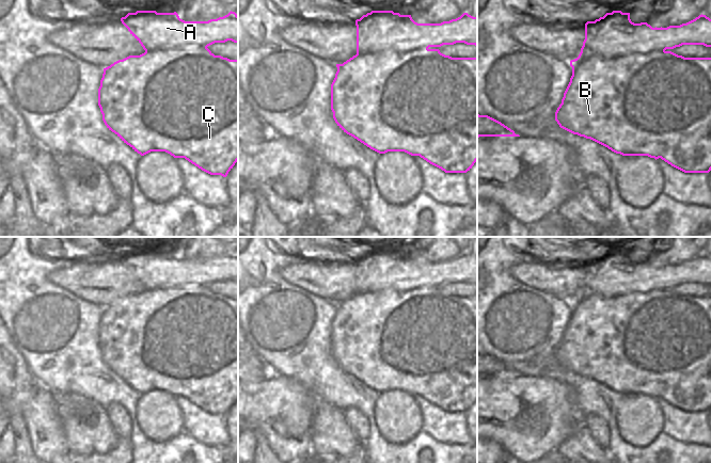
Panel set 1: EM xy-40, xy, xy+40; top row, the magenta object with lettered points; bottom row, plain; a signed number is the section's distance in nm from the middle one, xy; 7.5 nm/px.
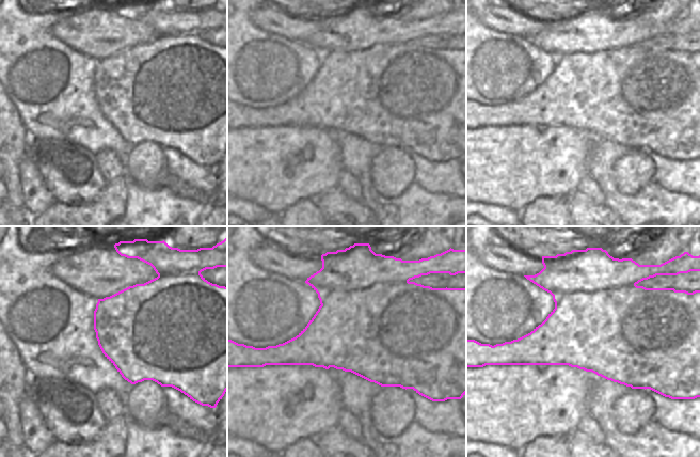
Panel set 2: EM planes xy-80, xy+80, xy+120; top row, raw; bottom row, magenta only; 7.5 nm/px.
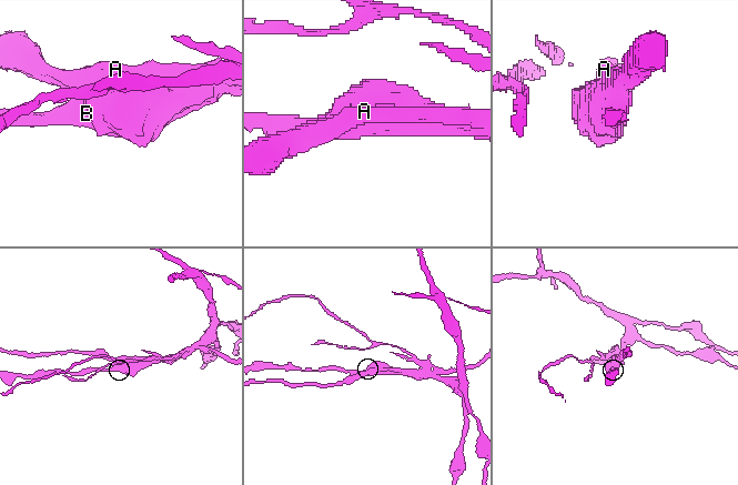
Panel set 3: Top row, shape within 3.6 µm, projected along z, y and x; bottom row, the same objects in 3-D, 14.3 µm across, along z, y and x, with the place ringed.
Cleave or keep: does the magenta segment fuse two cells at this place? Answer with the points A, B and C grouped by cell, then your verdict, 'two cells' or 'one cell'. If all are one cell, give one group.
A / B C | two cells

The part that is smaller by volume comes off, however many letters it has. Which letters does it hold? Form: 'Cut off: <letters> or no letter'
Cut off: A

